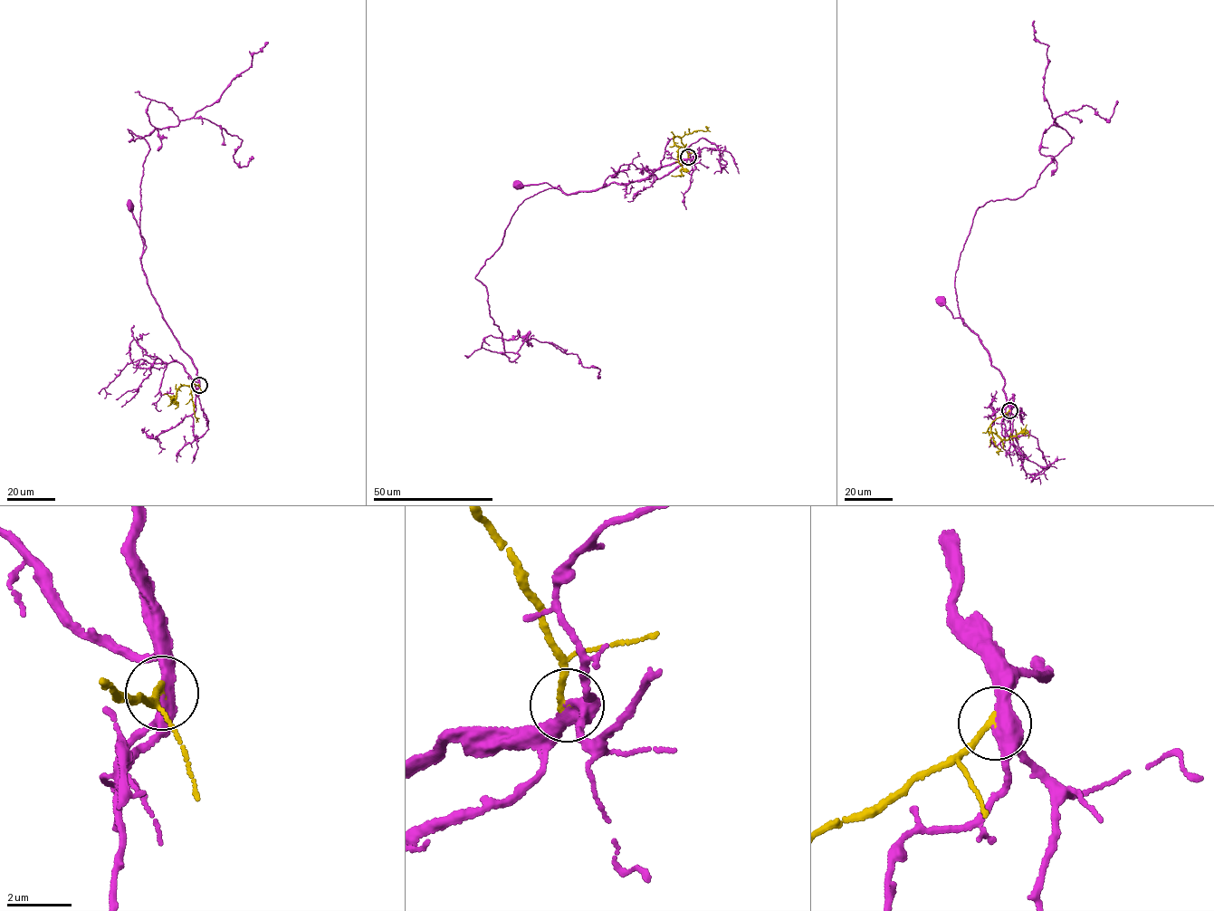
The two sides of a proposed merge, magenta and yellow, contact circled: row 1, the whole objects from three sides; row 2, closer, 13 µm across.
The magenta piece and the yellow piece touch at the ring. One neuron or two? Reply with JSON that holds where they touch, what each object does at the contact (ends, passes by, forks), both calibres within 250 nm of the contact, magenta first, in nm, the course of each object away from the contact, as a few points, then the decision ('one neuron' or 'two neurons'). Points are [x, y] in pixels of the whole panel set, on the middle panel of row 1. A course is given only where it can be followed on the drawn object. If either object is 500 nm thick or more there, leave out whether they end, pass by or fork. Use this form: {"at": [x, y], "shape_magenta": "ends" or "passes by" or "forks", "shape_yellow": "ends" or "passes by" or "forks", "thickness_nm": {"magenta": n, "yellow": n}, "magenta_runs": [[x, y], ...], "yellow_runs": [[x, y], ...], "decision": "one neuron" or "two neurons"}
{"at": [688, 157], "shape_magenta": "forks", "shape_yellow": "ends", "thickness_nm": {"magenta": 360, "yellow": 200}, "magenta_runs": [[688, 157], [517, 206], [475, 276], [511, 361], [527, 337]], "yellow_runs": [[688, 157], [681, 138], [673, 137], [673, 144], [679, 148], [678, 158], [682, 167], [680, 175], [671, 176]], "decision": "one neuron"}

